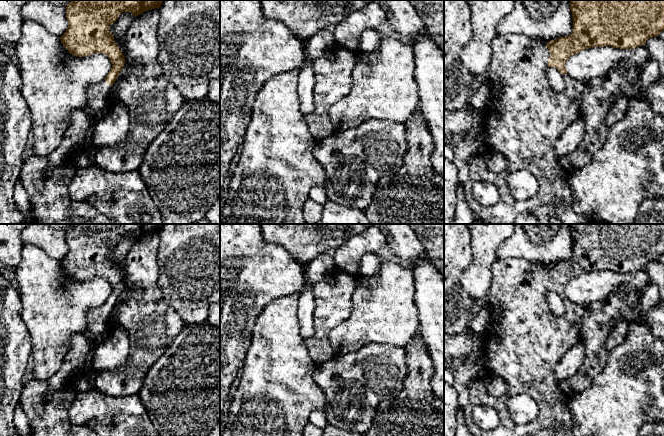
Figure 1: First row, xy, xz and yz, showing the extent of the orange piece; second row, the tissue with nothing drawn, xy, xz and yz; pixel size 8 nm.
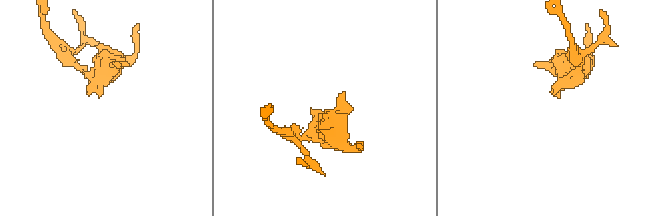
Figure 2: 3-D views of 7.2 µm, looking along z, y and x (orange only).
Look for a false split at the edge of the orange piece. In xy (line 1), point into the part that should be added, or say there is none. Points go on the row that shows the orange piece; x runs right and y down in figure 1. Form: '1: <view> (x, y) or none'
1: xy (97, 104)

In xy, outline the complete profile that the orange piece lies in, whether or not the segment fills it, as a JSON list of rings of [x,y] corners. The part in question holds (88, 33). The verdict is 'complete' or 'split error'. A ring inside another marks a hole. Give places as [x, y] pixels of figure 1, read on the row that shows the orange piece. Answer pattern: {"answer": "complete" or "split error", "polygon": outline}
{"answer": "split error", "polygon": [[[70,0],[66,8],[68,28],[60,37],[61,43],[69,53],[78,57],[86,57],[95,53],[103,53],[111,61],[112,68],[105,79],[95,83],[88,88],[86,105],[83,111],[86,112],[96,123],[102,119],[109,109],[109,94],[118,75],[125,64],[122,51],[114,41],[109,27],[123,12],[131,12],[135,17],[150,9],[159,9],[164,0]]]}

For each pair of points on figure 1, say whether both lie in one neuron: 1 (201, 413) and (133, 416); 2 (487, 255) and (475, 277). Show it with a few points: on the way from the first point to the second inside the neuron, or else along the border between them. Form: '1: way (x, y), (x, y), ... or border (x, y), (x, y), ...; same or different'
1: border (137, 394), (153, 425); different
2: way (482, 260), (479, 272); same

